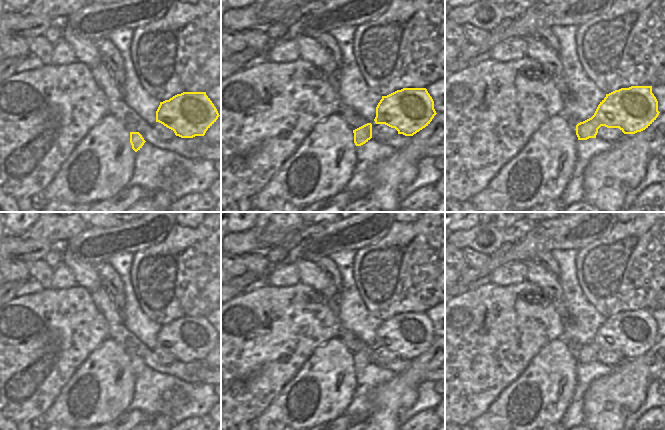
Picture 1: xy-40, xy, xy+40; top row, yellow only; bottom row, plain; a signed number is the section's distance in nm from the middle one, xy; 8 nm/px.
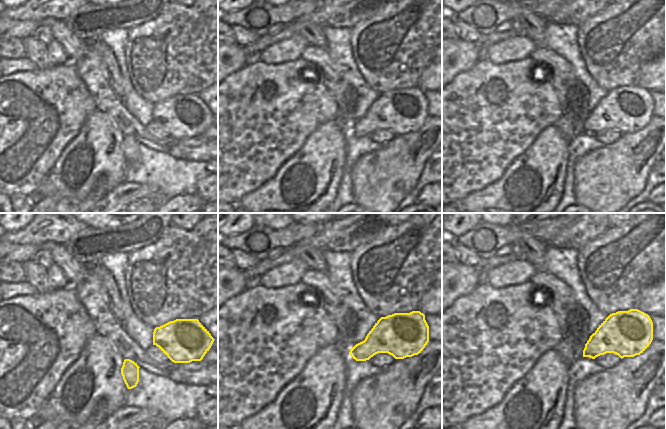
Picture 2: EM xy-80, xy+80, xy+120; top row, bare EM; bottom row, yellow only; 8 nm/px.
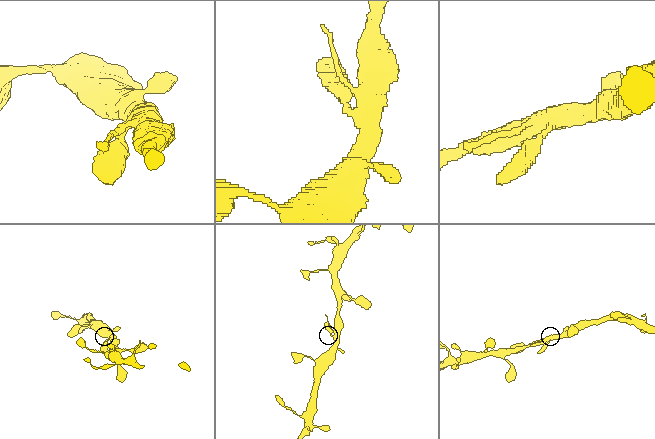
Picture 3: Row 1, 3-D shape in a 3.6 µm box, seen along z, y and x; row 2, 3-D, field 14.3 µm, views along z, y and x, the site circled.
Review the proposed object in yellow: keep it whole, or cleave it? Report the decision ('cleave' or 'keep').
keep

